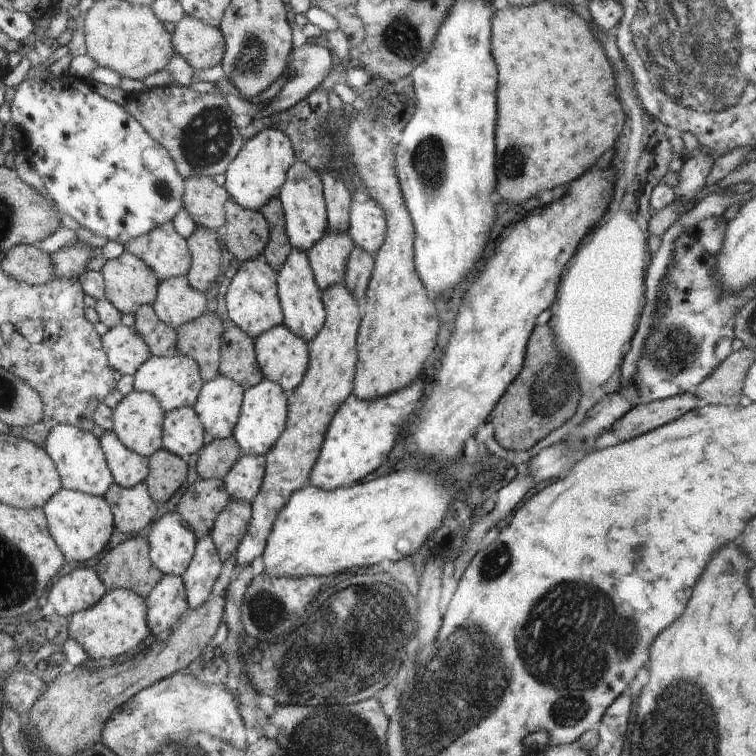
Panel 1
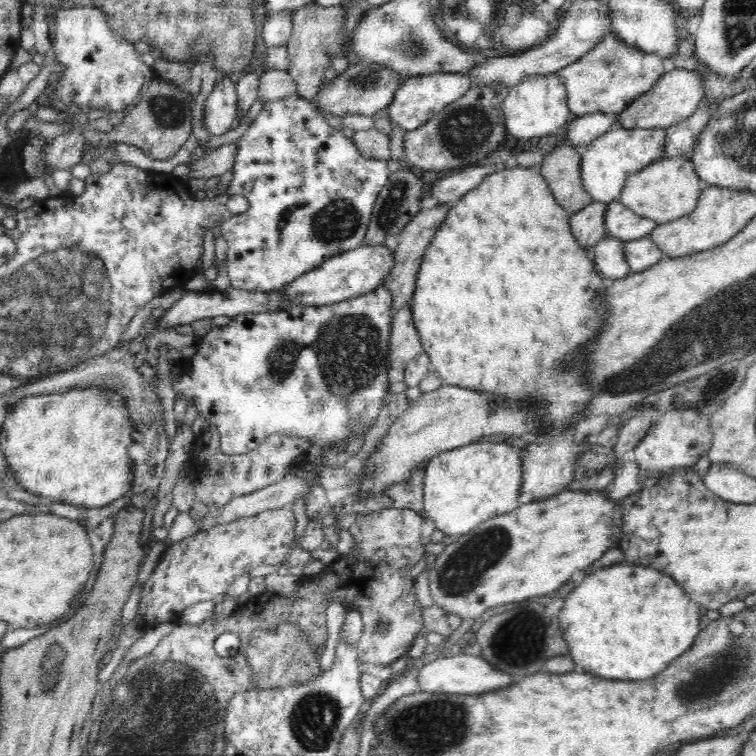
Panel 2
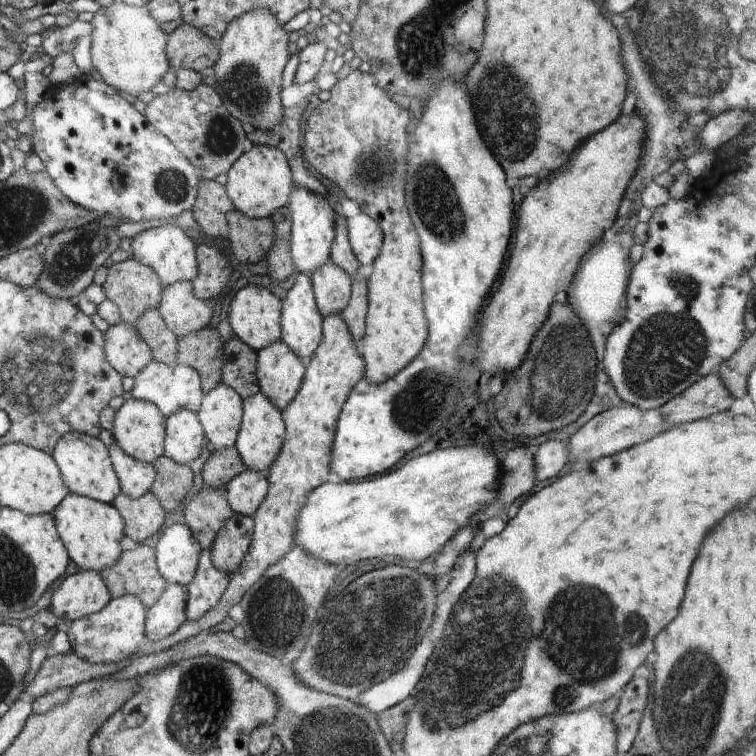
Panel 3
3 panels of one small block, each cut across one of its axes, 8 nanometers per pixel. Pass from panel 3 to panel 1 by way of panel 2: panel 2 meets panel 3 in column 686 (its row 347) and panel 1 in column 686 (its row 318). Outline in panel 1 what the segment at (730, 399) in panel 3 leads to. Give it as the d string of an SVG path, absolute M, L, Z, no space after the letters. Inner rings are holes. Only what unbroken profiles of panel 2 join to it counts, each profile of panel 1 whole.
M684 393L661 401L643 403L632 407L622 418L613 422L610 429L616 438L627 441L676 420L697 408L698 402L698 397L693 393Z

